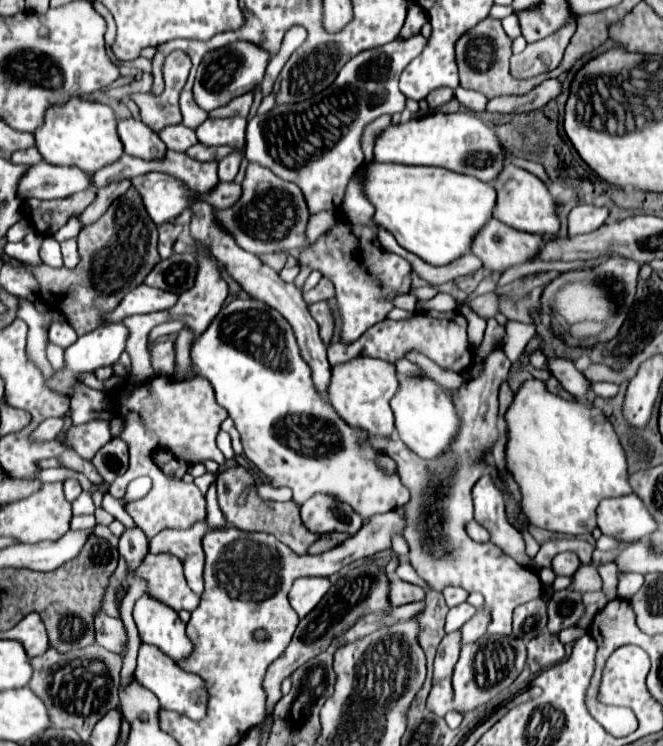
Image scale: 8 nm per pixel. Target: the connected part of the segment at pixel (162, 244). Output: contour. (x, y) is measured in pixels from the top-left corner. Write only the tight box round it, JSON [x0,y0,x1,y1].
[158,224,182,258]

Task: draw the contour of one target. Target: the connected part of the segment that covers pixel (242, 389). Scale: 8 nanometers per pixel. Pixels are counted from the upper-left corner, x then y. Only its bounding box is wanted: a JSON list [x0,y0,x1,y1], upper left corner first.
[192,298,410,520]

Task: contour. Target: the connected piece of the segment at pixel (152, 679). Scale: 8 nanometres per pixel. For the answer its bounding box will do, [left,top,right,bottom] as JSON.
[134,644,206,720]

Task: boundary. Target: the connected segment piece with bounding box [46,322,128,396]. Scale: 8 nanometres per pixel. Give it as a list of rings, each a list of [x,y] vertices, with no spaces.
[[[112,322],[108,326],[96,328],[94,332],[80,336],[70,348],[64,350],[64,368],[56,370],[54,376],[50,376],[50,380],[46,380],[46,388],[54,390],[58,394],[70,396],[70,384],[76,384],[80,374],[94,372],[100,366],[112,366],[120,358],[120,354],[124,352],[124,346],[126,346],[126,338],[128,338],[128,330],[120,322]]]

